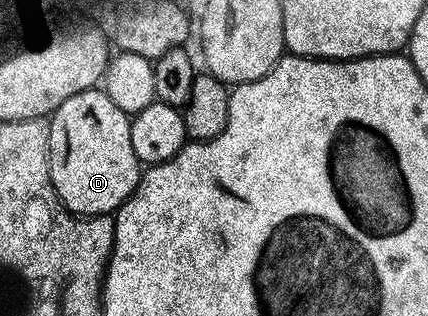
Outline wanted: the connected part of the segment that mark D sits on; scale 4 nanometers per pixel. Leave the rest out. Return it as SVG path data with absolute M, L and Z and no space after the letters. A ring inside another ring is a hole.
M94 88L81 91L75 96L71 96L70 99L65 100L63 104L59 104L57 110L54 110L51 117L48 119L48 123L49 171L51 172L51 184L55 188L59 200L69 209L69 213L78 216L96 216L99 214L112 215L114 212L120 210L121 205L133 195L133 189L141 182L141 175L143 173L143 163L135 156L135 147L131 145L130 115L125 114L123 108L119 108L119 104L115 104L115 100L111 100L111 96L105 94L104 89Z

